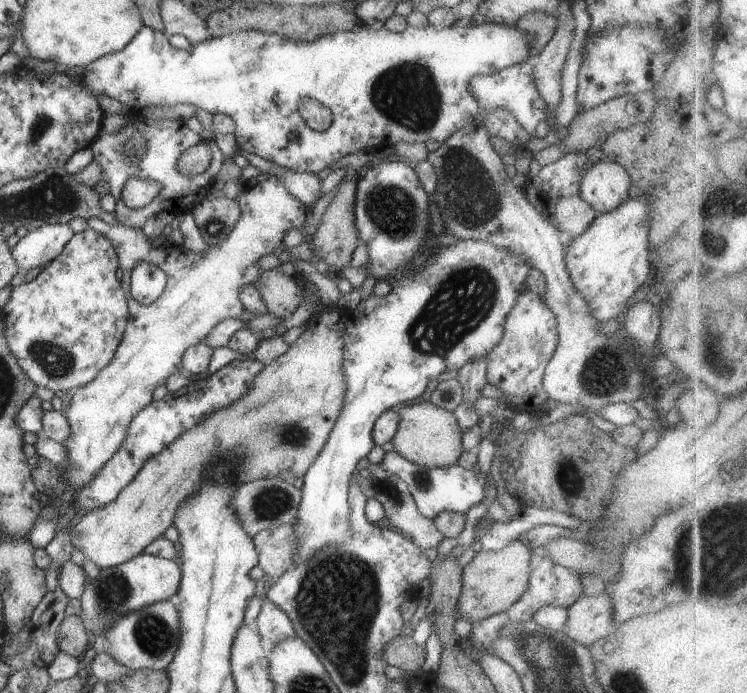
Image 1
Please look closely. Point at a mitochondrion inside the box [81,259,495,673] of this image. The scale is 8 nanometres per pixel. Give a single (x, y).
(152, 635)

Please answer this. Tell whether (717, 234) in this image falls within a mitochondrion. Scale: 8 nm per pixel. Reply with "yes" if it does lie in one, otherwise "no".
yes

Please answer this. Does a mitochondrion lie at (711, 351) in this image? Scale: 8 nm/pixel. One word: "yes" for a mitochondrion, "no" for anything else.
yes

